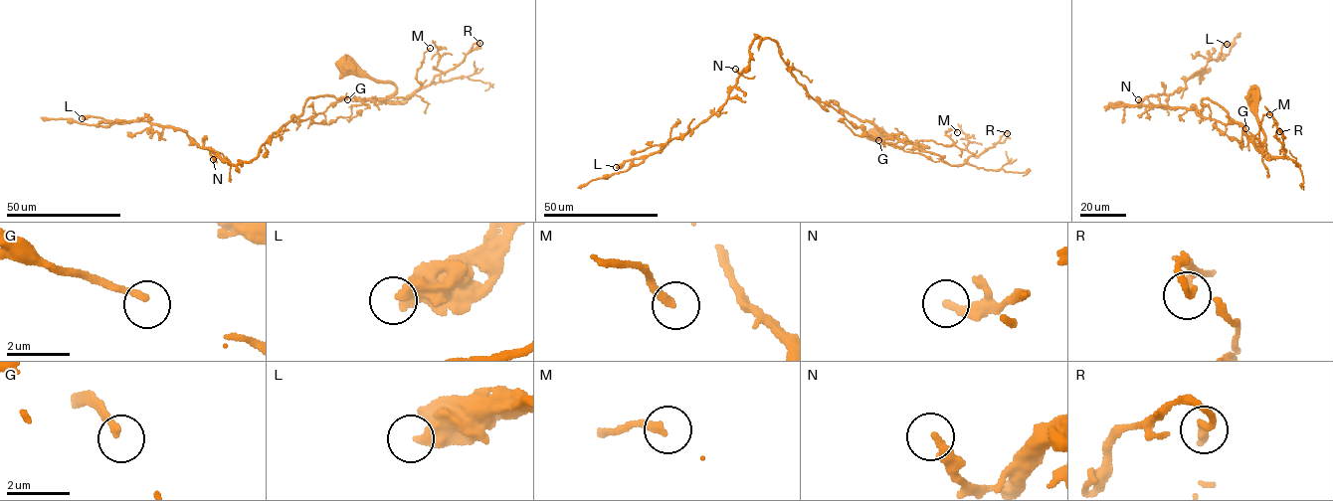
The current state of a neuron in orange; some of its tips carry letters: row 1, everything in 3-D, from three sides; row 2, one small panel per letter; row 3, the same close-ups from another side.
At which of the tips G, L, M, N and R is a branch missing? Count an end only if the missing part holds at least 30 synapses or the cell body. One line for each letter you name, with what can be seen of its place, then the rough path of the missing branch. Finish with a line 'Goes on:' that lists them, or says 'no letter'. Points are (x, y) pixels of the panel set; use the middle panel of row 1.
Goes on: no letter

